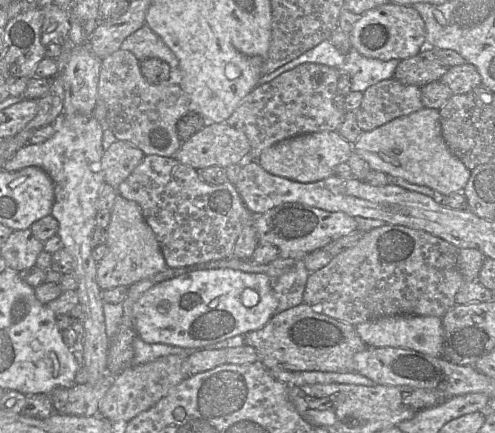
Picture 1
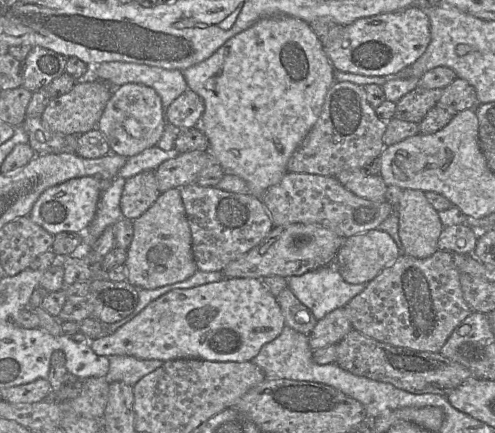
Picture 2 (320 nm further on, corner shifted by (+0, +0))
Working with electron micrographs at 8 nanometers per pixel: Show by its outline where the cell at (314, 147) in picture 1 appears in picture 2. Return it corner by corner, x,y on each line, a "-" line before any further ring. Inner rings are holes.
365,169
345,170
335,178
355,195
375,202
386,201
387,185
381,175
369,175

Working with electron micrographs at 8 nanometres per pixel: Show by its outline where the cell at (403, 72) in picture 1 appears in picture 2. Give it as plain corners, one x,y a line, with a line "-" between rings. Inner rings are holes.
417,86
396,102
395,117
420,123
428,111
438,104
443,89
426,89

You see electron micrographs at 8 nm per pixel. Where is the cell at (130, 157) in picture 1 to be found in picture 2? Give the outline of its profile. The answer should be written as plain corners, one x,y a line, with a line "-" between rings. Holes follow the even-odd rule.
143,171
126,179
120,200
123,216
131,220
140,217
159,195
155,171

